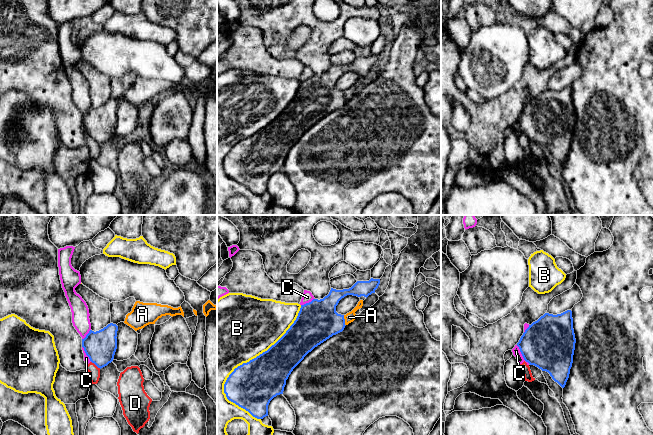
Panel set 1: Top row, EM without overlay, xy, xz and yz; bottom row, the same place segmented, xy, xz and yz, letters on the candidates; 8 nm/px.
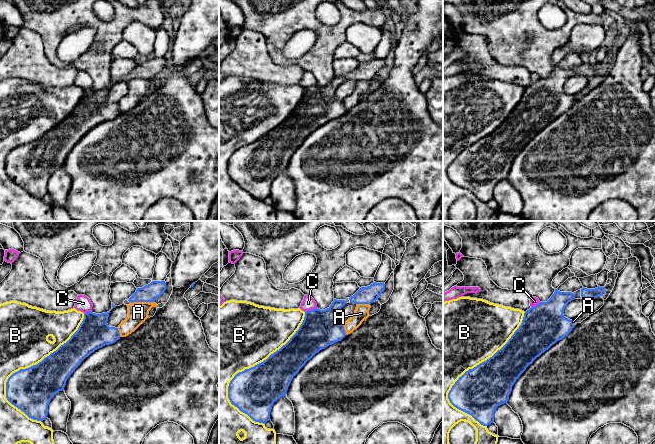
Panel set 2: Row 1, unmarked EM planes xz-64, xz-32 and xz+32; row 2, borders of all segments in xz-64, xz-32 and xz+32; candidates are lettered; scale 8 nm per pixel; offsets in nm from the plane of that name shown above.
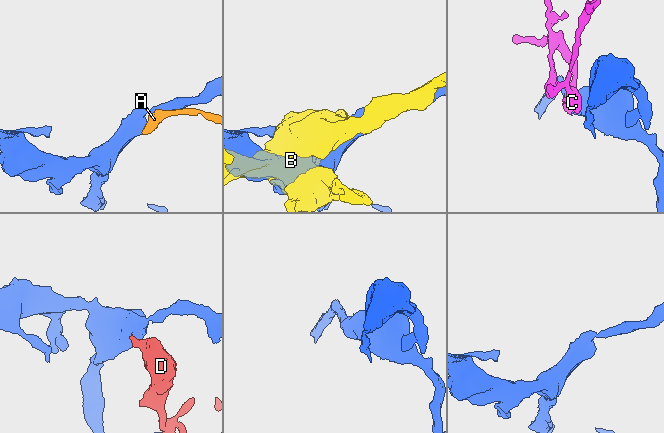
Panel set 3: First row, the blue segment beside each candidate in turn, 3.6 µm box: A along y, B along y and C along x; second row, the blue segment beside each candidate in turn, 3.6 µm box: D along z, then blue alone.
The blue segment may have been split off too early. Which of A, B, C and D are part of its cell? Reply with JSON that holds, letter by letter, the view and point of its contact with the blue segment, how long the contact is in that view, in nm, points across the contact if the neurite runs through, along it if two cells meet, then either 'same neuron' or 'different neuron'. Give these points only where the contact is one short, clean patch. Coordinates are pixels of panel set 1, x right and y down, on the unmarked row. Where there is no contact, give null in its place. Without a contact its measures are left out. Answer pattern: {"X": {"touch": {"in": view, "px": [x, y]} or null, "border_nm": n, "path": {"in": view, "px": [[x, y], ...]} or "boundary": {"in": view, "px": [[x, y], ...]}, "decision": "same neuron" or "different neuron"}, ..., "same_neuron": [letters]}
{"A": {"touch": {"in": "xz", "px": [344, 96]}, "border_nm": 90, "decision": "different neuron"}, "B": {"touch": {"in": "xz", "px": [243, 139]}, "border_nm": 1000, "decision": "different neuron"}, "C": {"touch": {"in": "yz", "px": [522, 131]}, "border_nm": 190, "boundary": {"in": "yz", "px": [[516, 121], [522, 133], [529, 139]]}, "decision": "different neuron"}, "D": {"touch": {"in": "xy", "px": [96, 141]}, "border_nm": 100, "decision": "different neuron"}, "same_neuron": []}

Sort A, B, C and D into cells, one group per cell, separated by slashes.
A / B / C D

